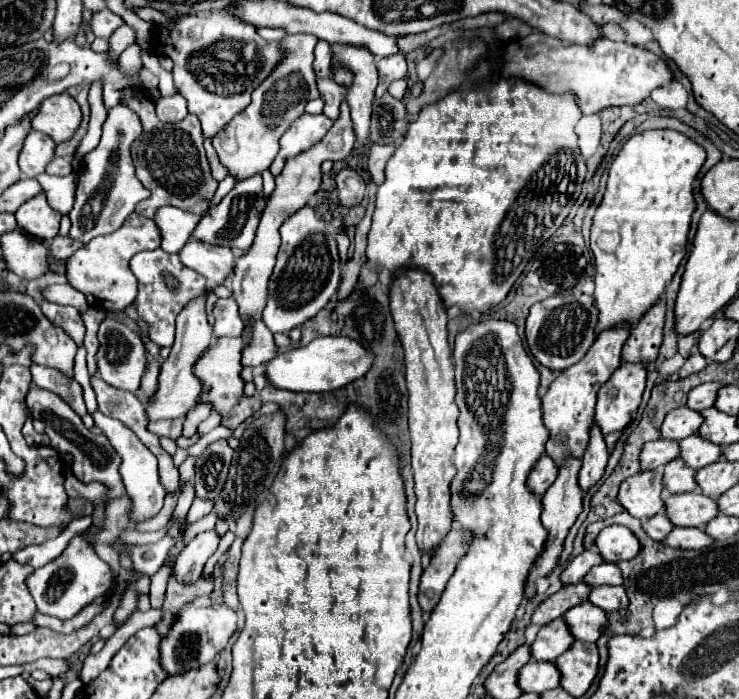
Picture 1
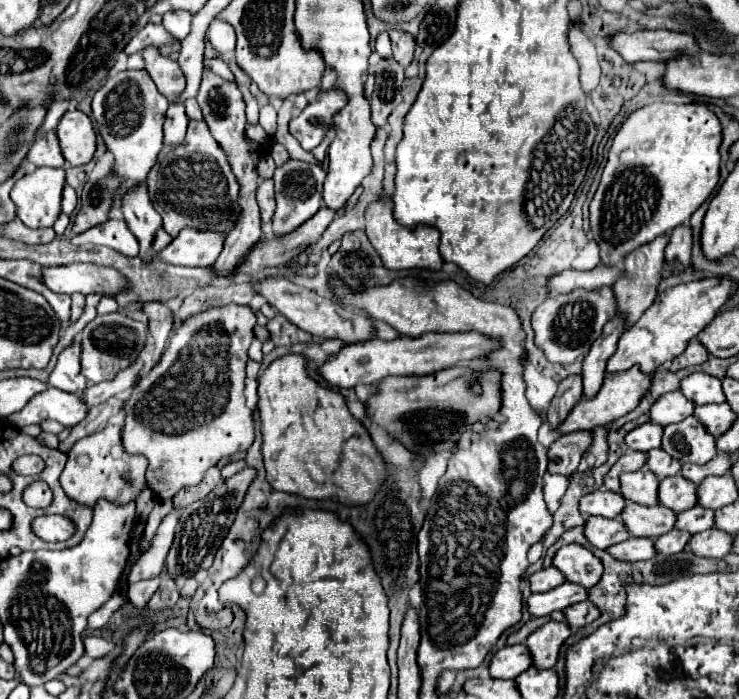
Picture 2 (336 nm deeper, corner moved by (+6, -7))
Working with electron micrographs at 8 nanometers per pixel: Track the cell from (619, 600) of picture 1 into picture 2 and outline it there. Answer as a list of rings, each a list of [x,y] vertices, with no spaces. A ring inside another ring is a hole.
[[[590,600],[568,606],[564,610],[564,614],[566,614],[566,622],[570,628],[580,628],[580,626],[586,626],[586,624],[594,622],[596,618],[600,618],[600,610]]]

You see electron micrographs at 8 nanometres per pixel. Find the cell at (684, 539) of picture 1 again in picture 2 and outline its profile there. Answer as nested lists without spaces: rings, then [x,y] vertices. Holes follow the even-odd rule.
[[[628,538],[626,542],[614,544],[608,548],[612,556],[626,562],[638,562],[638,560],[650,560],[656,556],[656,548],[652,548],[652,538]]]

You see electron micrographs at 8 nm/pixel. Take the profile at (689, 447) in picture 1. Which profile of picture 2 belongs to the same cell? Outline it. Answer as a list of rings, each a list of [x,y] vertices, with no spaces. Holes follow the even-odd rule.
[[[656,448],[656,450],[650,450],[648,452],[648,468],[662,480],[666,476],[674,476],[680,472],[680,462],[674,460],[672,456],[668,456],[662,448]]]

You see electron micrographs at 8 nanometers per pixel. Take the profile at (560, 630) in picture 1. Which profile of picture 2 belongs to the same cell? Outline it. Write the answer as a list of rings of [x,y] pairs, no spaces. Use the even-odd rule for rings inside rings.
[[[524,644],[504,646],[502,650],[498,650],[494,654],[494,658],[490,662],[490,676],[508,680],[508,678],[520,676],[530,666],[532,666],[532,658]]]

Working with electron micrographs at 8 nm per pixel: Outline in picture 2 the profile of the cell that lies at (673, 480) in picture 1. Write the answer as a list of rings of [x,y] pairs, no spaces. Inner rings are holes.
[[[642,466],[638,472],[620,476],[622,482],[622,496],[636,504],[656,506],[658,504],[658,476],[648,472],[648,466]]]

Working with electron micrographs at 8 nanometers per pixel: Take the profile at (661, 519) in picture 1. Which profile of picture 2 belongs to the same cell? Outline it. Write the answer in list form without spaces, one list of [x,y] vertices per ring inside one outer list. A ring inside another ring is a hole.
[[[590,516],[586,520],[584,534],[590,540],[590,544],[594,544],[596,548],[610,548],[612,544],[618,544],[630,538],[628,530],[618,518],[610,520],[610,518],[600,518],[600,516]]]

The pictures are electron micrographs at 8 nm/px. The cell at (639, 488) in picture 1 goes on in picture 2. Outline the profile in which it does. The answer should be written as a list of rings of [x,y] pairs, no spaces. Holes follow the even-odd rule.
[[[596,490],[592,494],[586,494],[580,500],[580,512],[584,518],[590,516],[604,516],[604,518],[618,518],[624,510],[624,496],[618,492],[608,490]]]

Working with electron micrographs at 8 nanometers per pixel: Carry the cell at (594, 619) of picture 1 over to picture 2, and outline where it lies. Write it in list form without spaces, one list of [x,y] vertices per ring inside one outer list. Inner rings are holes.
[[[554,620],[534,630],[526,640],[526,646],[532,652],[534,666],[554,668],[558,662],[560,648],[570,638],[570,634],[572,630],[568,628],[566,622],[554,622]]]

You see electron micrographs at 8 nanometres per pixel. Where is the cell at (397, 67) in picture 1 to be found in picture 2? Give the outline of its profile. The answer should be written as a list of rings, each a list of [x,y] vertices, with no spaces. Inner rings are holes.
[[[388,30],[390,40],[392,40],[392,52],[394,52],[394,60],[402,66],[408,66],[412,62],[414,56],[414,48],[416,42],[410,34],[406,34],[404,30]]]

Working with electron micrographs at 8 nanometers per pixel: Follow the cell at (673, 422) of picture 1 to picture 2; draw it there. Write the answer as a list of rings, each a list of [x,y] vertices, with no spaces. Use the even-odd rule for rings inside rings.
[[[646,422],[638,428],[634,428],[630,434],[626,434],[626,444],[632,450],[640,450],[640,452],[648,452],[652,448],[660,448],[660,440],[662,440],[662,432],[664,428],[652,422]]]

